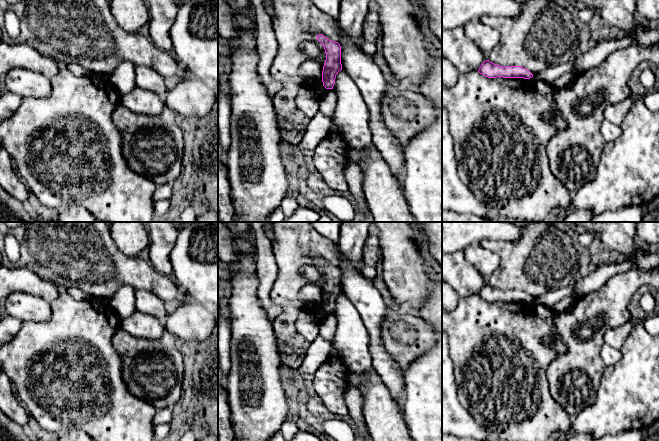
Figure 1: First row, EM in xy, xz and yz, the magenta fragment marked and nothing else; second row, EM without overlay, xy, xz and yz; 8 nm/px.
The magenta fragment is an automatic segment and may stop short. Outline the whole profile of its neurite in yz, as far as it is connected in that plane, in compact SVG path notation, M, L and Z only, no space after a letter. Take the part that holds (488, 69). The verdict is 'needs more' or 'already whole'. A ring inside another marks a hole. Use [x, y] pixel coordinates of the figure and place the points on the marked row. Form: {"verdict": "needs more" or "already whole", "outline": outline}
{"verdict": "already whole", "outline": "M489 60L484 61L478 72L488 78L524 78L530 79L533 77L533 74L528 71L526 68L521 66L500 66L490 62Z"}

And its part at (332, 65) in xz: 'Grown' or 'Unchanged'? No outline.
Unchanged

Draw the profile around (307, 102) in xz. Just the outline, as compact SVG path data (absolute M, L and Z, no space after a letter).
M301 88L297 95L297 107L309 119L312 119L319 111L319 99L312 91Z

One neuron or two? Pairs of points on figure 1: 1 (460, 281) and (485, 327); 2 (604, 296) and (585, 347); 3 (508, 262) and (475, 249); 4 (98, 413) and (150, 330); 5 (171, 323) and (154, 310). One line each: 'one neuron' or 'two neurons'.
1: two neurons
2: one neuron
3: two neurons
4: two neurons
5: two neurons

